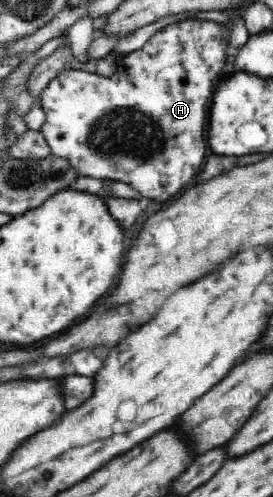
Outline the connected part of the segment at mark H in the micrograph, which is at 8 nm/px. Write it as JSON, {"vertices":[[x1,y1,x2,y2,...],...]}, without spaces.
{"vertices":[[184,21,183,23,172,23,151,36,142,49,128,54,127,58,116,58,117,72,111,77,102,77,97,73,88,73,82,69,65,69,60,71,56,78,50,81,50,84,42,91,39,96,39,106,44,111,46,120,41,126,39,132,46,140,51,153,64,157,71,161,71,166,79,169,82,176,93,177,97,179,121,180,130,184,131,188,139,192,143,197,152,200,166,200,174,194,178,194,186,184,192,181,196,174,200,173,200,167,204,165,204,154,206,154,206,132,207,120,209,119,209,106,211,96,214,92,214,86,219,82,218,73,224,68,227,55,224,53,224,47,229,44,230,30,227,30,223,23,216,21]]}

